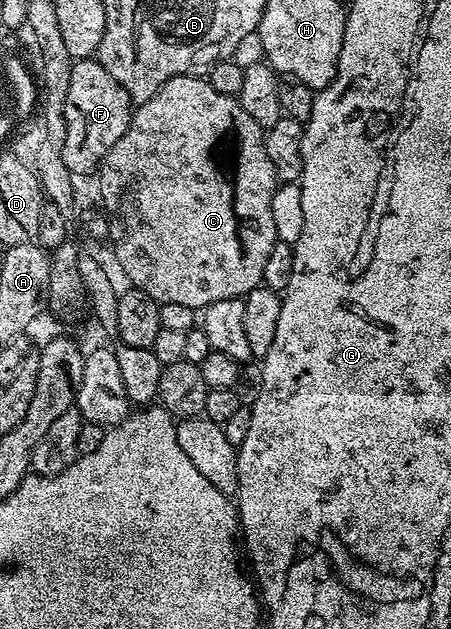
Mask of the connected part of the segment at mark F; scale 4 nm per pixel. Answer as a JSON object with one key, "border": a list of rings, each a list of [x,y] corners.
{"border":[[[96,58],[76,60],[71,69],[71,83],[68,86],[65,121],[66,139],[63,141],[61,157],[73,177],[89,175],[100,168],[105,155],[127,133],[129,120],[133,118],[135,104],[129,98],[127,89],[103,69]]]}

